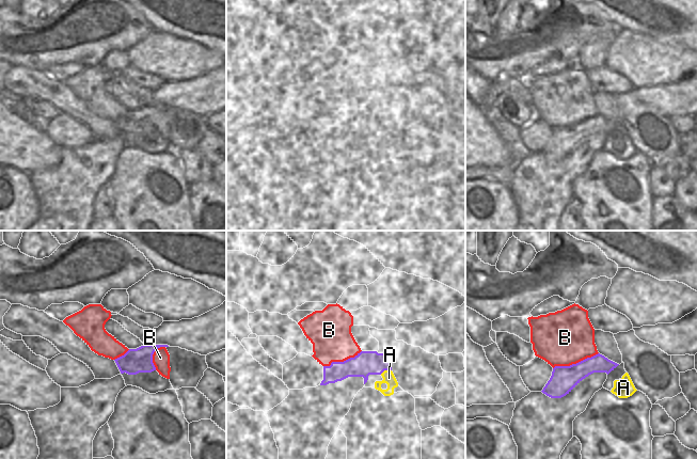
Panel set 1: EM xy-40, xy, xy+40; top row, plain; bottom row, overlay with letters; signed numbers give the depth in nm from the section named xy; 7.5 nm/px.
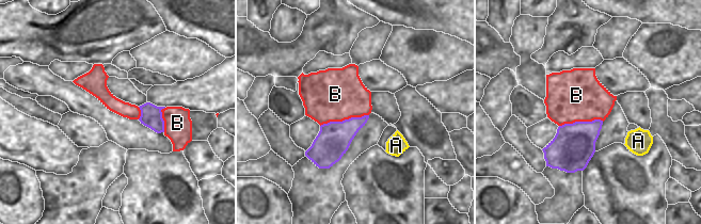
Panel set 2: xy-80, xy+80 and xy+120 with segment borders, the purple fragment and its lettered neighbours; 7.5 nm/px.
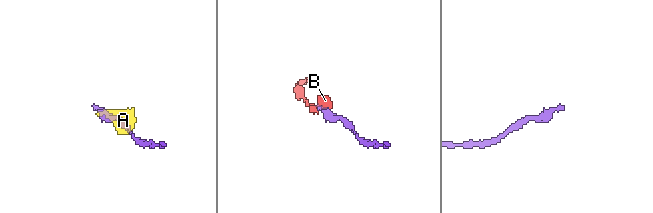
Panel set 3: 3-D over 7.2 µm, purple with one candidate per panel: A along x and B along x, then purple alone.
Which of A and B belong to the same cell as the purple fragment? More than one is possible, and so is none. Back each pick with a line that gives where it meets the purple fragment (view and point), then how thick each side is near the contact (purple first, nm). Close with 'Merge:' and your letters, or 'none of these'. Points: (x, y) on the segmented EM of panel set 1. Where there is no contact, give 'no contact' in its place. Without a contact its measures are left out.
B: meets purple in xy+40 at (576, 363); 190 nm thick on the purple side, 420 nm on the other
Merge: B

